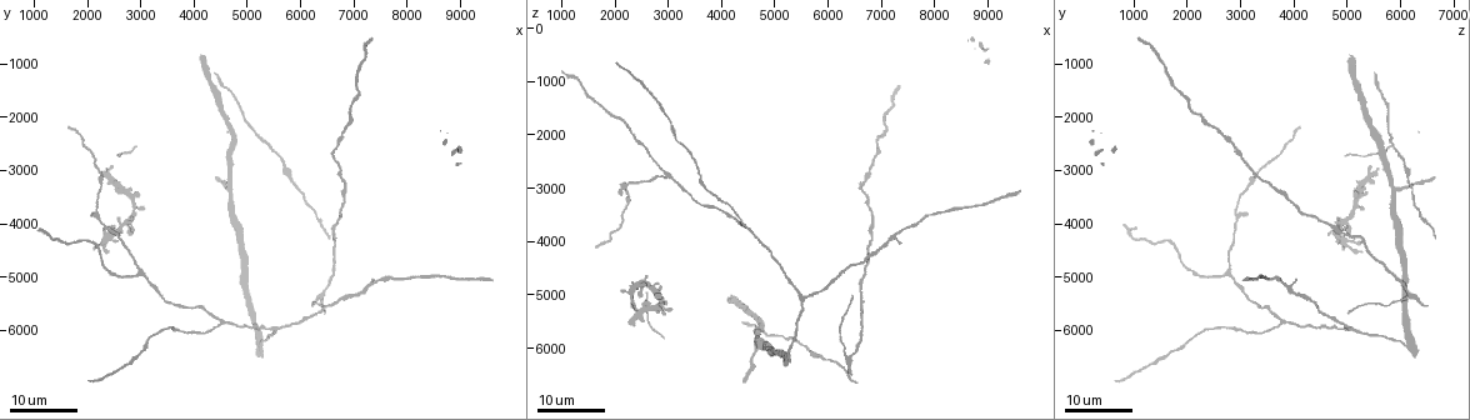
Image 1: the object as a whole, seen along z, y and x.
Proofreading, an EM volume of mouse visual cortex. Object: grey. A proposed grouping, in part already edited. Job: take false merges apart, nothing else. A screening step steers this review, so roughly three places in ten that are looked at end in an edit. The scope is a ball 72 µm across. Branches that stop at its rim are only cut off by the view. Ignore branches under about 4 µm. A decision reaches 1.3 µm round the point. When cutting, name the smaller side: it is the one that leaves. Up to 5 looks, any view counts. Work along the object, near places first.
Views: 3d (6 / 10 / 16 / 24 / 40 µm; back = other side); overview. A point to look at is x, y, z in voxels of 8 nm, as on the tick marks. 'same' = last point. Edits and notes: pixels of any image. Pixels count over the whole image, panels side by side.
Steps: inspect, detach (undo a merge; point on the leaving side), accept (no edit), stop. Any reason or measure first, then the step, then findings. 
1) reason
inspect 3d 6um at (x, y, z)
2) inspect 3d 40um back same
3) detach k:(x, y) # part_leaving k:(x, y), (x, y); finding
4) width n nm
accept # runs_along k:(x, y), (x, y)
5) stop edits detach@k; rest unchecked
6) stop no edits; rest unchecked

arms part here
inspect 3d 16um at (4550, 5850, 3800)

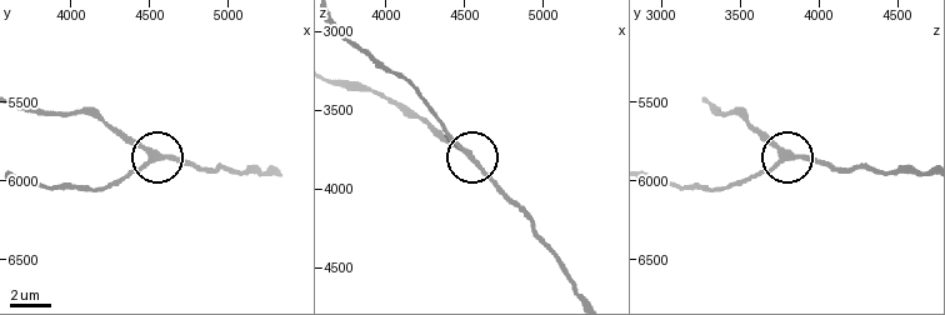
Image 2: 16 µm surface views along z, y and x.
closer look
inspect 3d 10um at (4520, 5840, 3760)

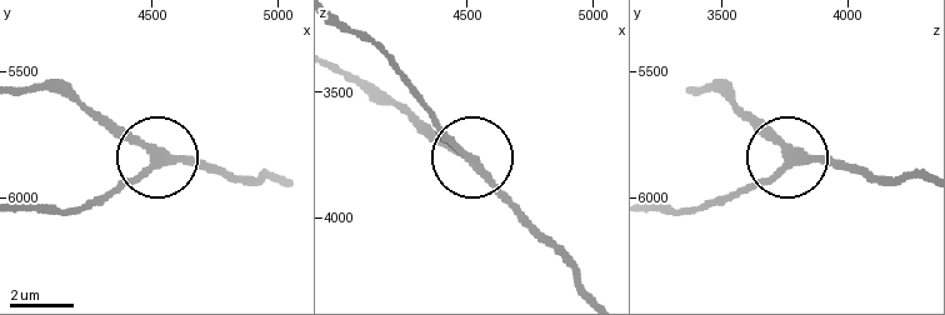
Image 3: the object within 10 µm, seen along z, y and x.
arms 3
accept # continuous, no second neuron

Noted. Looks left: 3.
three arms meet
inspect 3d 24um at (4650, 3300, 5950)

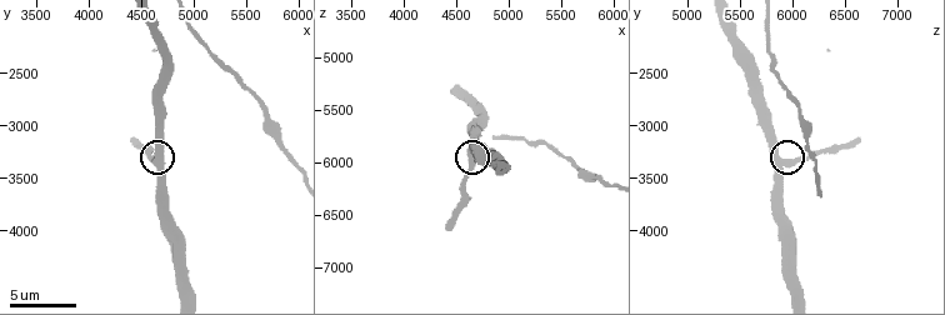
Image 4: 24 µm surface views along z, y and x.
inspect 3d 6um at (4660, 3320, 5920)

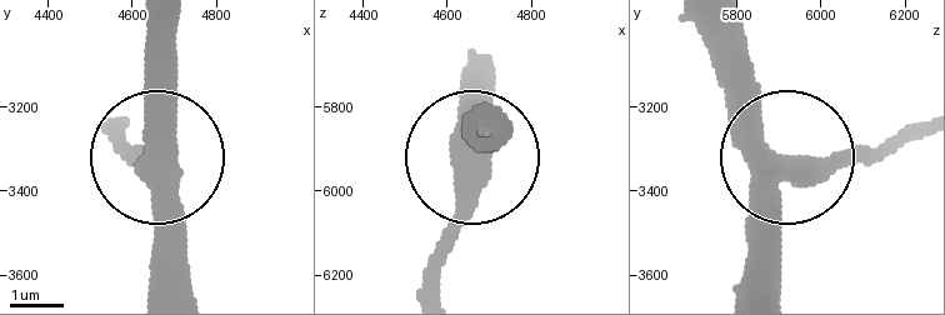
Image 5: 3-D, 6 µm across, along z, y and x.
width 450 nm
accept # runs_along 5:(783, 290), (788, 160), (850, 155), (918, 129); one neuron here

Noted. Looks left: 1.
stop no edits; rest unchecked

